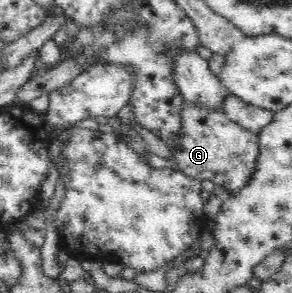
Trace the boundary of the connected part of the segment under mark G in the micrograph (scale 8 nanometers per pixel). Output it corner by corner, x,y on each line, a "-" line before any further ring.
184,101
185,106
182,109
182,139
176,149
171,149
171,166
174,166
181,173
186,174
192,179
208,179
214,185
220,185
227,191
227,195
236,193
245,187
254,179
254,171
258,167
258,157
260,155
260,146
258,143
258,134
248,131
234,123
223,111
202,110
194,107
191,103

